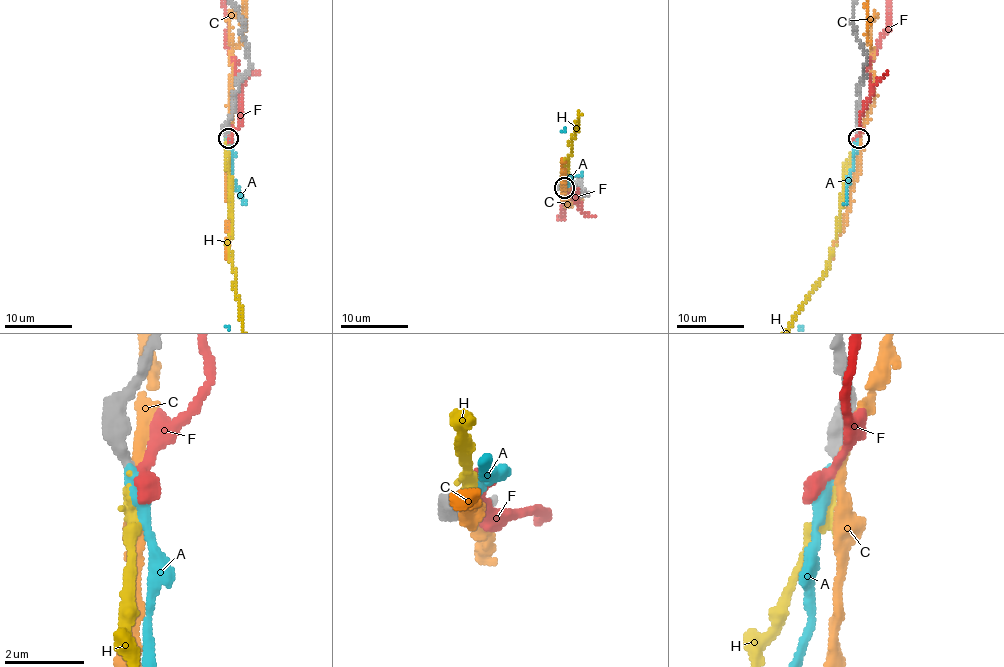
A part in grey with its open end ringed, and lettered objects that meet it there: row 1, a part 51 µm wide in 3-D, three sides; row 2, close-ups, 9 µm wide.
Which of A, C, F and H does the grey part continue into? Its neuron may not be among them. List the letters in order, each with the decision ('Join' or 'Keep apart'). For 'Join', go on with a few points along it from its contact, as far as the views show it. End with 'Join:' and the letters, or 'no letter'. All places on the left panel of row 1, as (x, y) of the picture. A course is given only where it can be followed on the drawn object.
A: Keep apart
C: Keep apart
F: Keep apart
H: Join
Join: H

